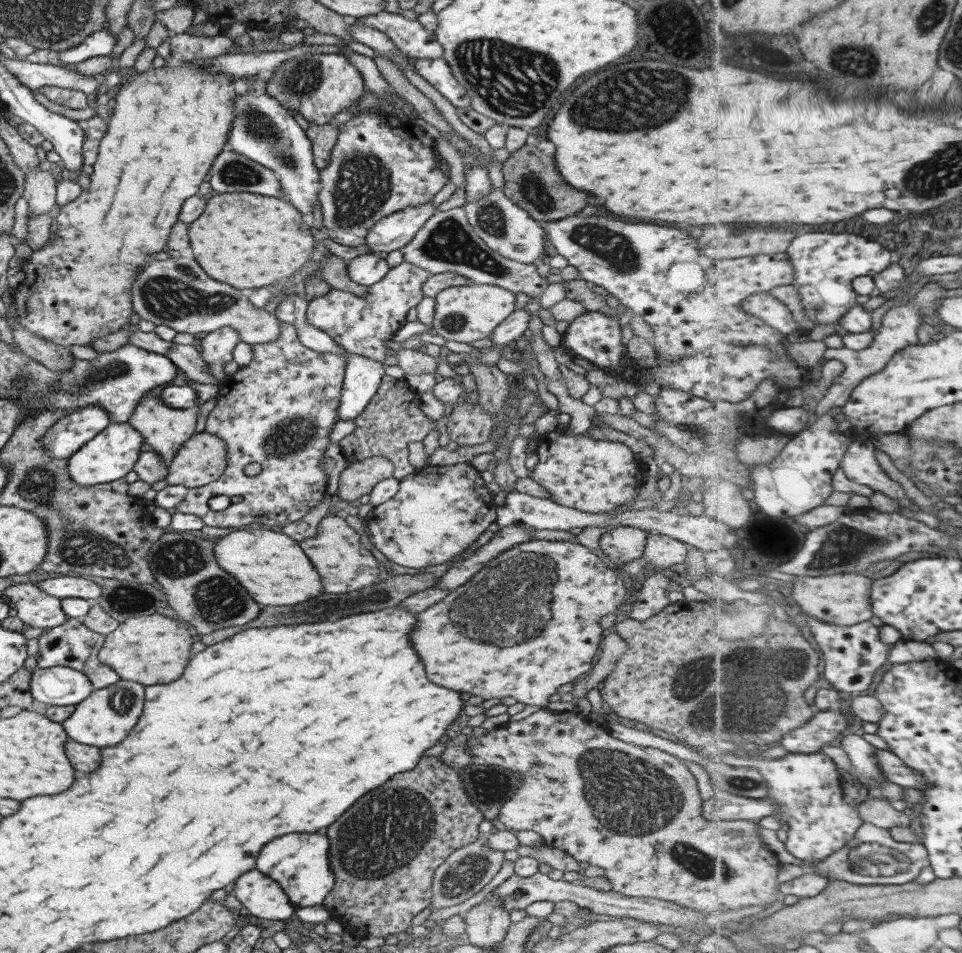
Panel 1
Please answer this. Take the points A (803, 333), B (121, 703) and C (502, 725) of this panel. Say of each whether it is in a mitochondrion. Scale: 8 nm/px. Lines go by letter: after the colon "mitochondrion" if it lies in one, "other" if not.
A: other
B: mitochondrion
C: other

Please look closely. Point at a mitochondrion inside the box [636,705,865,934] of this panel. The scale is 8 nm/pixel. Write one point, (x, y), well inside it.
(691, 858)

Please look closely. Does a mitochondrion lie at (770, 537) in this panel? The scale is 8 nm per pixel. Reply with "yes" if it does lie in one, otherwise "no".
no

